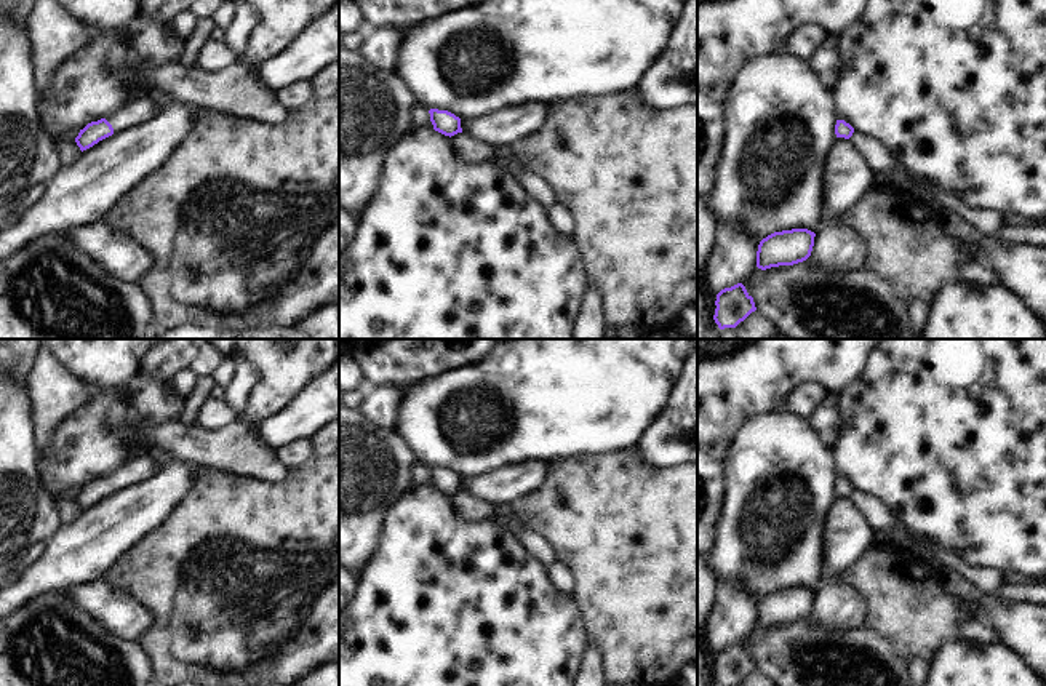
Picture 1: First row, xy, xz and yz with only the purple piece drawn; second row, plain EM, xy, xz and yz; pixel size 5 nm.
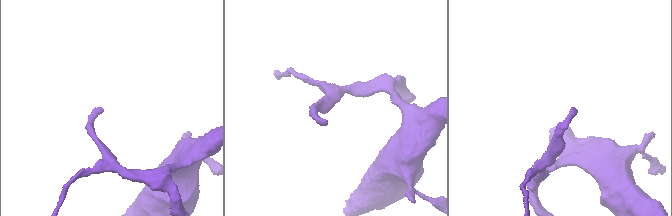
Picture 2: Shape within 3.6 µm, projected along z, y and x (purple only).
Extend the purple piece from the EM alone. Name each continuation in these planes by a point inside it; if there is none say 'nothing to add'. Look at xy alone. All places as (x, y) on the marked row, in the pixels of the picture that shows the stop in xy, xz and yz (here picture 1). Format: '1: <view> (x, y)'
1: xy (136, 109)

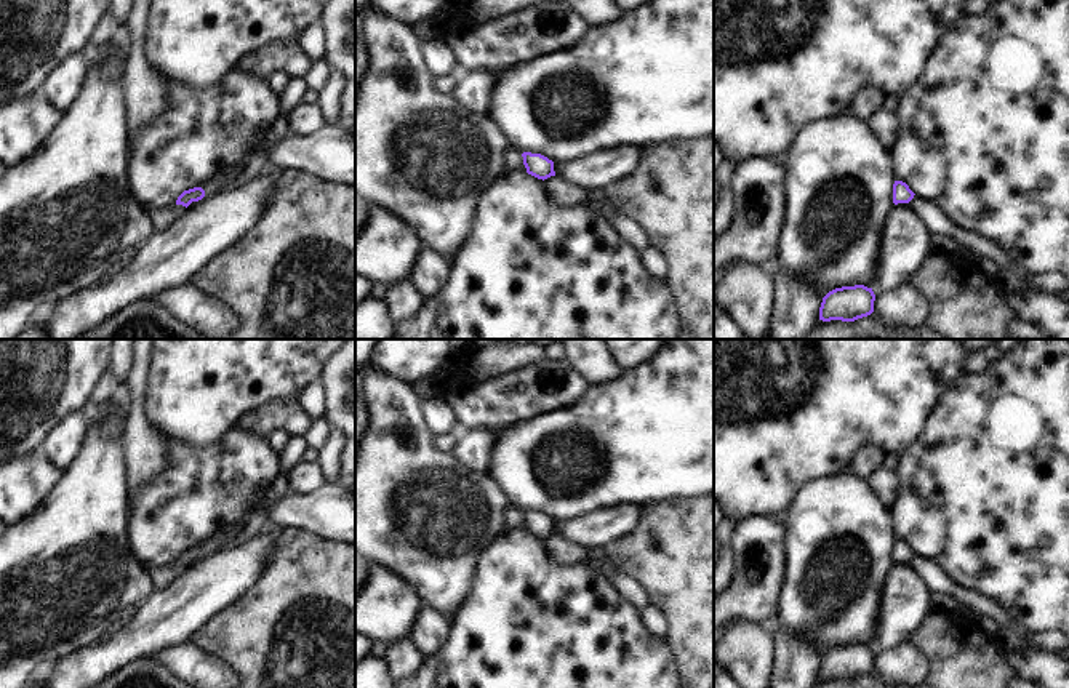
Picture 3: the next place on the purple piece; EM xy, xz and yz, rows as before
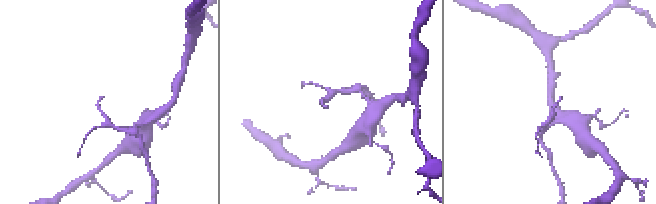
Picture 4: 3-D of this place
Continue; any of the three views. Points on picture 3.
1: xy (218, 183)

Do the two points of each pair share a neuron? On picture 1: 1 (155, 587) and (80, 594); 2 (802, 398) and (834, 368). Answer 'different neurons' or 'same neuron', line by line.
1: different neurons
2: different neurons

